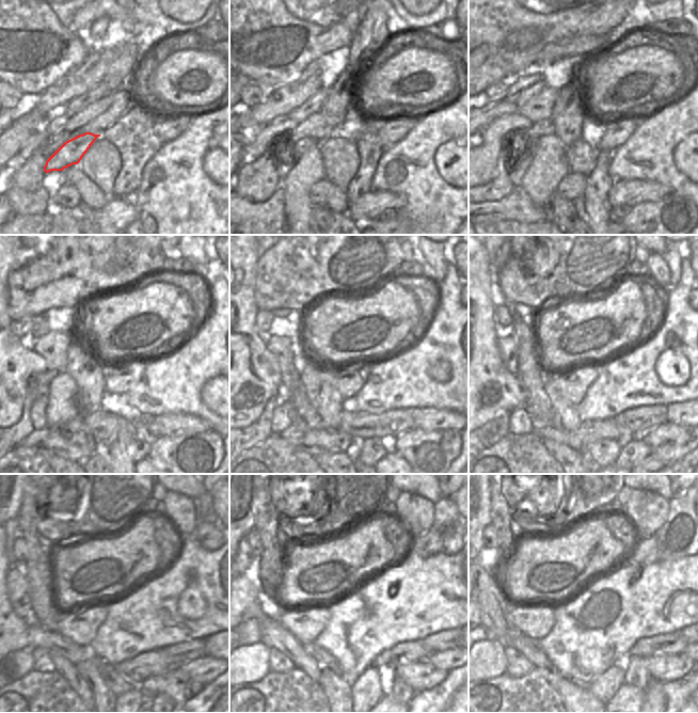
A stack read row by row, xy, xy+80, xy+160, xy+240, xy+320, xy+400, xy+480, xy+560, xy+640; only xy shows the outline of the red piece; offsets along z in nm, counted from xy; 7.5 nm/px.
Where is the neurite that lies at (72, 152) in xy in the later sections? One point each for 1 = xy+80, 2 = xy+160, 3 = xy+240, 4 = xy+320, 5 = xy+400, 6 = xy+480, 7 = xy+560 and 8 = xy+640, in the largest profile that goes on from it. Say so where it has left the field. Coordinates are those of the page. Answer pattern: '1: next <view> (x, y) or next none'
1: next xy+80 (284, 167)
2: next xy+160 (518, 167)
3: next xy+240 (38, 408)
4: next xy+320 (281, 420)
5: next xy+400 (520, 422)
6: next xy+480 (42, 662)
7: next xy+560 (279, 662)
8: next xy+640 (518, 665)

